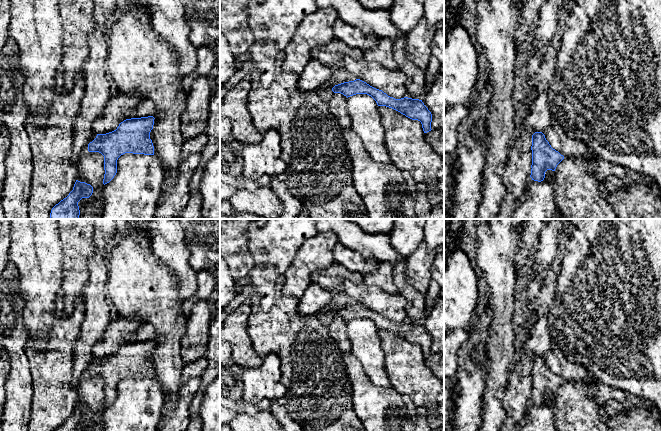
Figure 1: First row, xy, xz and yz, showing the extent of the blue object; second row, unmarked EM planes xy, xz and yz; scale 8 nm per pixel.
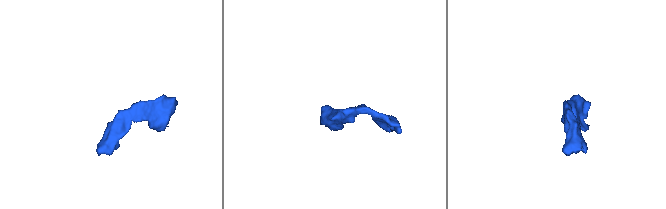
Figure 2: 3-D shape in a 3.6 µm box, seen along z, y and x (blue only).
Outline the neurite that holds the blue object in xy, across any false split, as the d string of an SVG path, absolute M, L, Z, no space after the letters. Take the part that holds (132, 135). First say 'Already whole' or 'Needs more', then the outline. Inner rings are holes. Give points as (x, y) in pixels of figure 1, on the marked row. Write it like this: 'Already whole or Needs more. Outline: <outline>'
Already whole. Outline: M154 117L126 119L116 130L97 134L88 144L89 152L99 152L104 156L103 184L109 183L117 173L117 160L125 153L154 155L154 146L150 139Z

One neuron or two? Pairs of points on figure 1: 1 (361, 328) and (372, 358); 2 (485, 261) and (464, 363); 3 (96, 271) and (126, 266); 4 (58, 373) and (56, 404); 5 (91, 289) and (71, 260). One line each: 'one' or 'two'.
1: one
2: two
3: two
4: one
5: two

